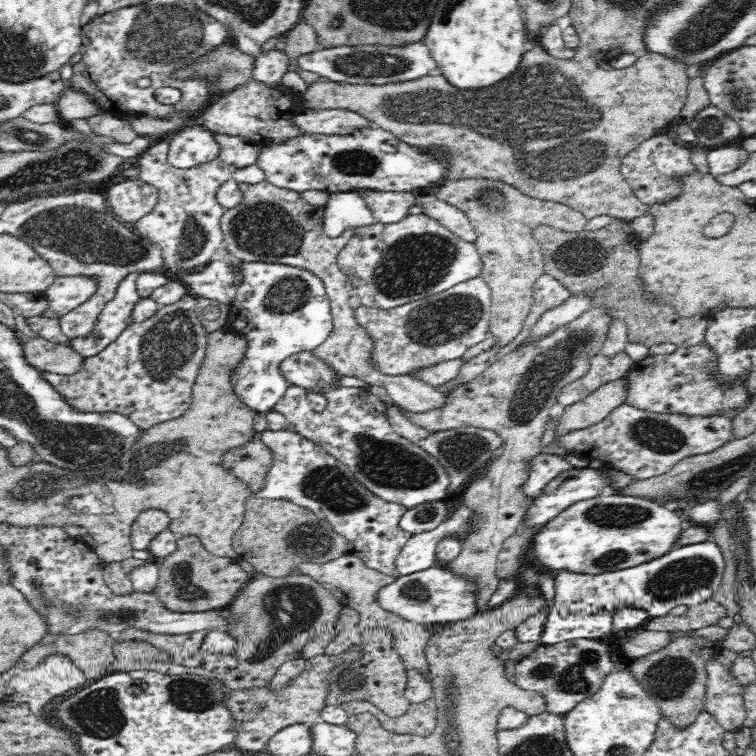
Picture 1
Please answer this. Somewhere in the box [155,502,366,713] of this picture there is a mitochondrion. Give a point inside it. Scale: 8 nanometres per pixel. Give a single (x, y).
(293, 609)

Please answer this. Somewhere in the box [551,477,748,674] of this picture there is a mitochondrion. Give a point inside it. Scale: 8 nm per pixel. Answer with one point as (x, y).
(685, 577)

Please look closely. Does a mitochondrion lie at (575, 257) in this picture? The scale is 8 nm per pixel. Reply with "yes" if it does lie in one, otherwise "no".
yes

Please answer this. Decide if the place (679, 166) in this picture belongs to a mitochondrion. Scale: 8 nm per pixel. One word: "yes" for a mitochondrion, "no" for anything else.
no

